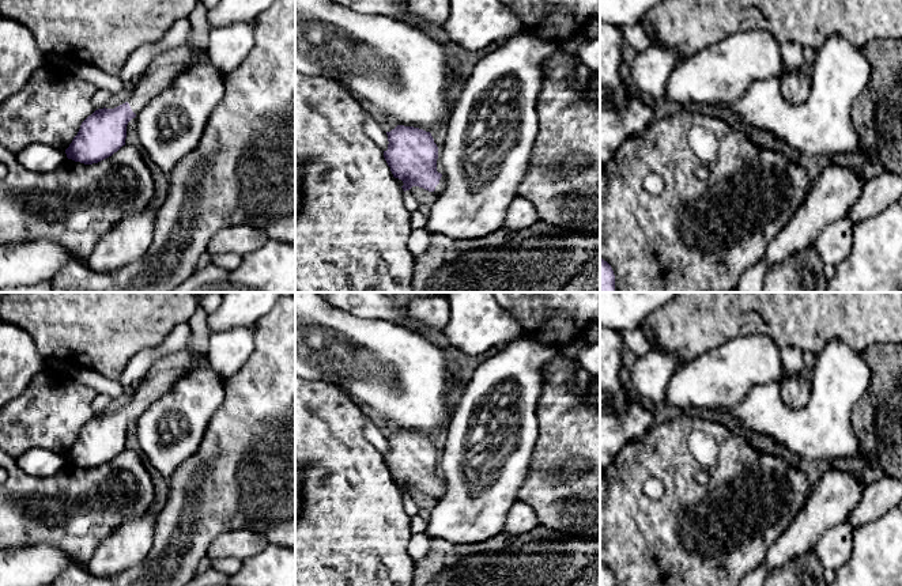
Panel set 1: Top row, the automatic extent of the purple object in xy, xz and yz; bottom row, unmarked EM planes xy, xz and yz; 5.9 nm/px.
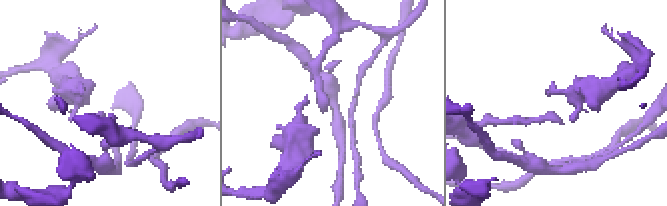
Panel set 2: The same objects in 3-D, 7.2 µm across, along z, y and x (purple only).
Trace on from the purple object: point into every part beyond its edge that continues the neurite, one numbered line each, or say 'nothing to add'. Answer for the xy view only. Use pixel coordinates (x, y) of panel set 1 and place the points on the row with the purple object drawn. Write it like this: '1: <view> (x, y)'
1: xy (163, 68)

